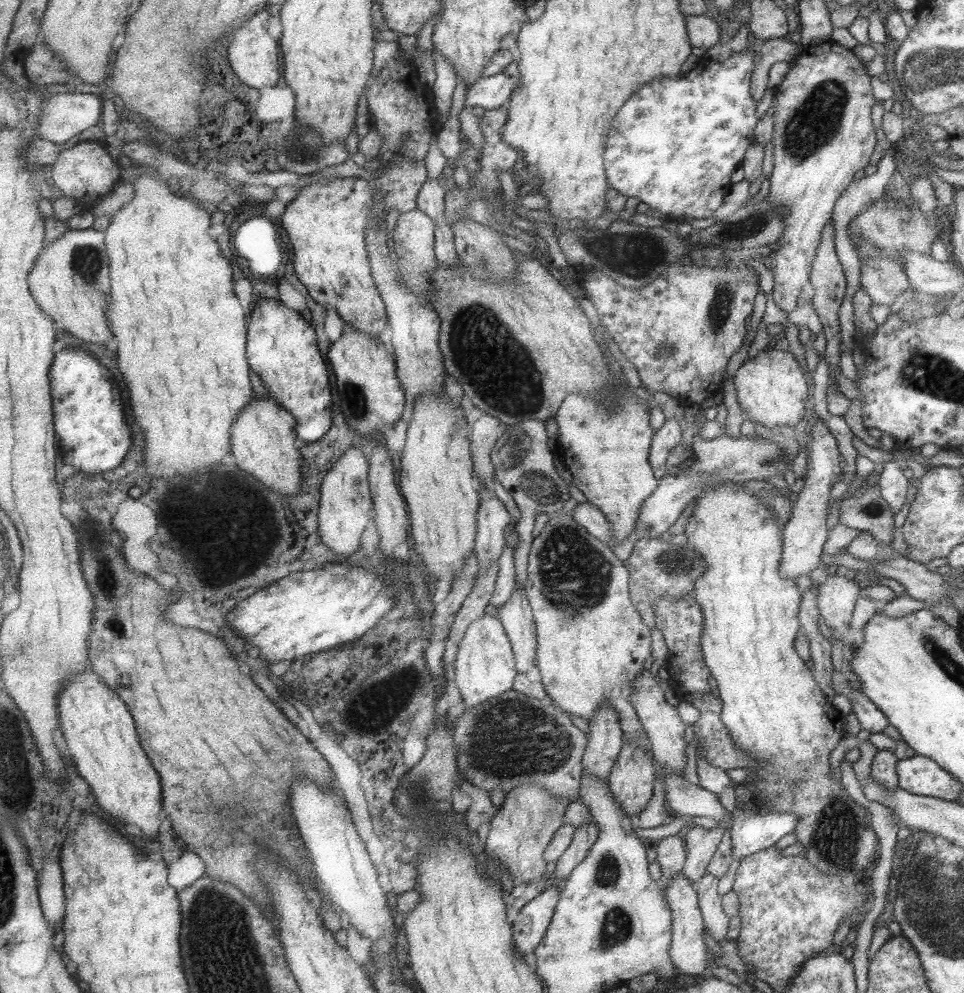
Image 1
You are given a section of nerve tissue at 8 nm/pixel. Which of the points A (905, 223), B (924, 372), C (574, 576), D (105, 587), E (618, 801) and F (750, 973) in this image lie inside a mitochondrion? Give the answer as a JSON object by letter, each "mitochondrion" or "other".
{"A":"mitochondrion","B":"mitochondrion","C":"mitochondrion","D":"mitochondrion","E":"other","F":"other"}

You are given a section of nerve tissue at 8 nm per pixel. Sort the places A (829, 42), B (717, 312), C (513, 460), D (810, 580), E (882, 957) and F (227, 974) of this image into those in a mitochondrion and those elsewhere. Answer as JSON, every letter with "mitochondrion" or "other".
{"A":"other","B":"mitochondrion","C":"mitochondrion","D":"other","E":"other","F":"mitochondrion"}

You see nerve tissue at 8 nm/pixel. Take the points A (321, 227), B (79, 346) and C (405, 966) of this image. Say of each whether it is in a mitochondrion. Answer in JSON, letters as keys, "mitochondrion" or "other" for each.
{"A":"other","B":"other","C":"other"}

